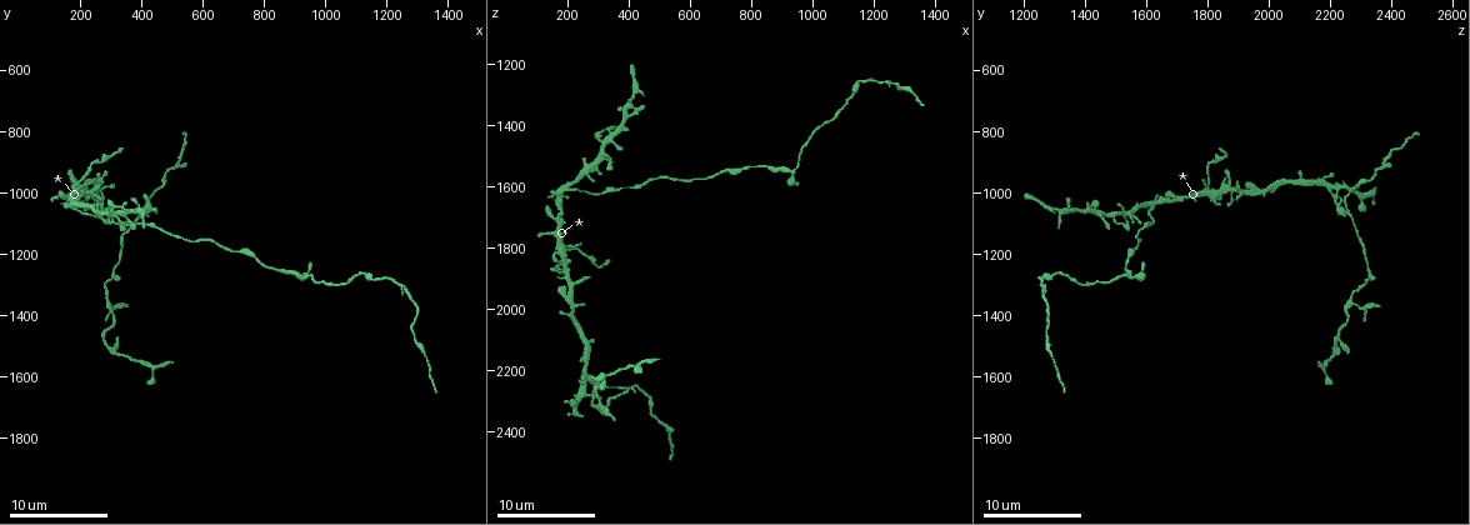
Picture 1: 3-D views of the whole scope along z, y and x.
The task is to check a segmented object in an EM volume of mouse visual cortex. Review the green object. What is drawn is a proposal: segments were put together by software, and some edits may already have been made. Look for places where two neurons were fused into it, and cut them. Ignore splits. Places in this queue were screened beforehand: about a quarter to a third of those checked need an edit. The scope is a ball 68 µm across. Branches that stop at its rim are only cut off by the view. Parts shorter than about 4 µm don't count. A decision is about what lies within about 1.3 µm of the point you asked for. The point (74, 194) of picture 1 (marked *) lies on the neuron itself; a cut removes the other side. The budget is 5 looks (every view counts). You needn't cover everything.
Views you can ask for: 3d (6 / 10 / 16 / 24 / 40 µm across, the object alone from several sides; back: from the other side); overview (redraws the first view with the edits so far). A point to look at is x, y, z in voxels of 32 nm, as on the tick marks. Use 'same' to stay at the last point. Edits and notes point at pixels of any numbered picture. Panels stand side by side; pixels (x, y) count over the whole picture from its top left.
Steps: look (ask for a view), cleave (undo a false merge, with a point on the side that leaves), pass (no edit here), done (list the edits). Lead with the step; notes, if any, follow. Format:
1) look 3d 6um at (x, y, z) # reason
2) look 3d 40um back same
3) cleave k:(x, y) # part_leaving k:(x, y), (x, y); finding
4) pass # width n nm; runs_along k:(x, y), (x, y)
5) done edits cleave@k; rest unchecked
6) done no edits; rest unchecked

look 3d 6um at (180, 1050, 1600) # arms part here

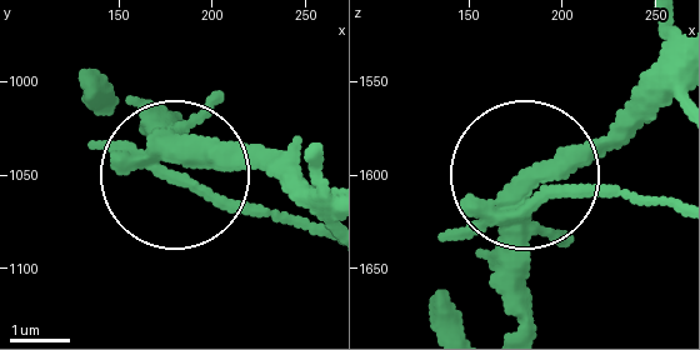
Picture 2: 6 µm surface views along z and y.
cleave 2:(215, 204) # arms 3; part_leaving 2:(500, 219), (569, 189), (674, 209); two neurons meet here

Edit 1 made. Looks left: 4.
look overview

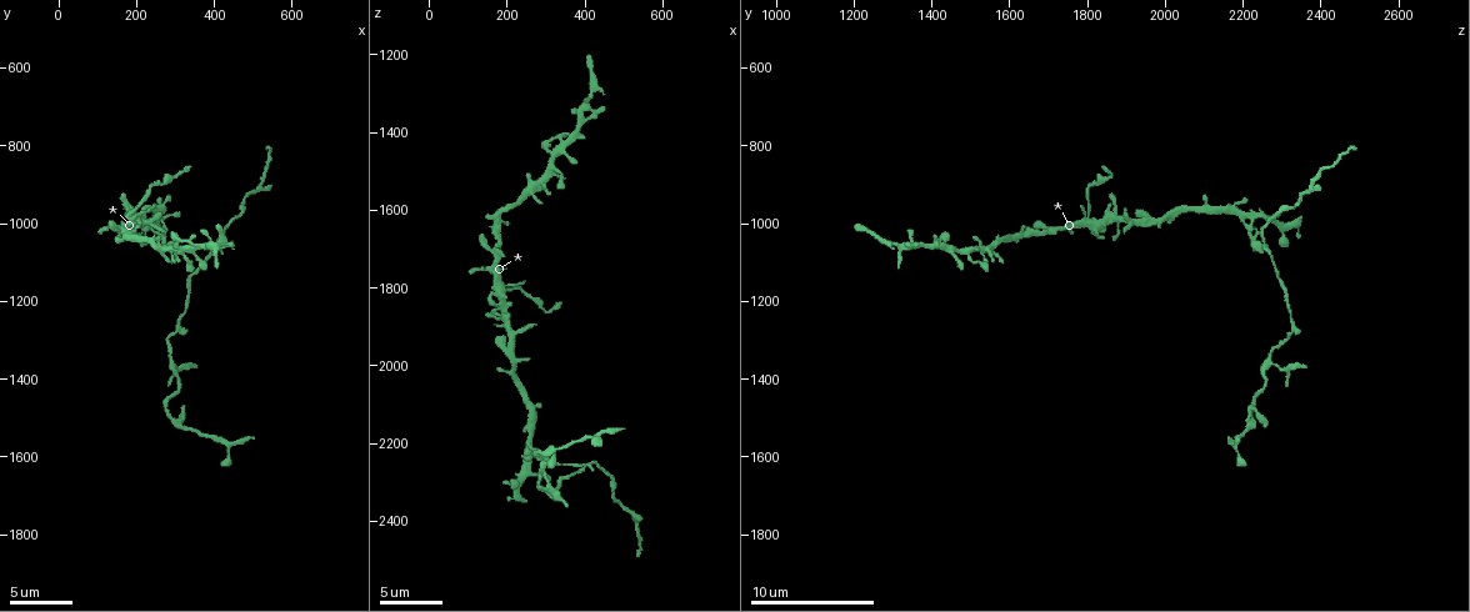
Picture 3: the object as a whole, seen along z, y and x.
look 3d 10um at (185, 985, 1800) # four-way junction

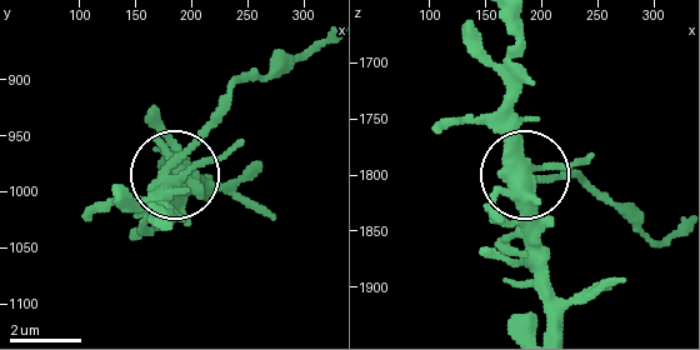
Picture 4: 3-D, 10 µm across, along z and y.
look 3d 10um back at (176, 986, 1800)

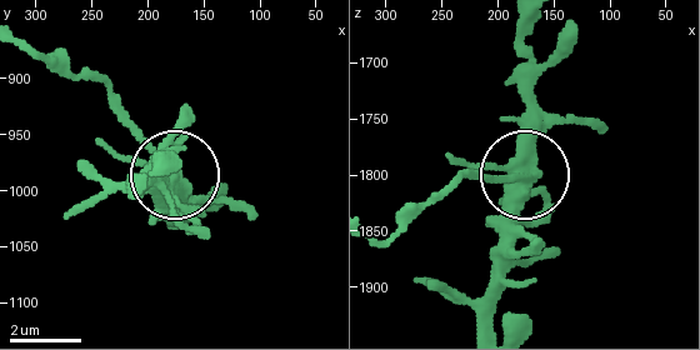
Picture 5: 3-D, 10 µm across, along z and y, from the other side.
pass # width 380 nm; all the same neuron

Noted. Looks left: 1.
done edits cleave@2; rest unchecked

